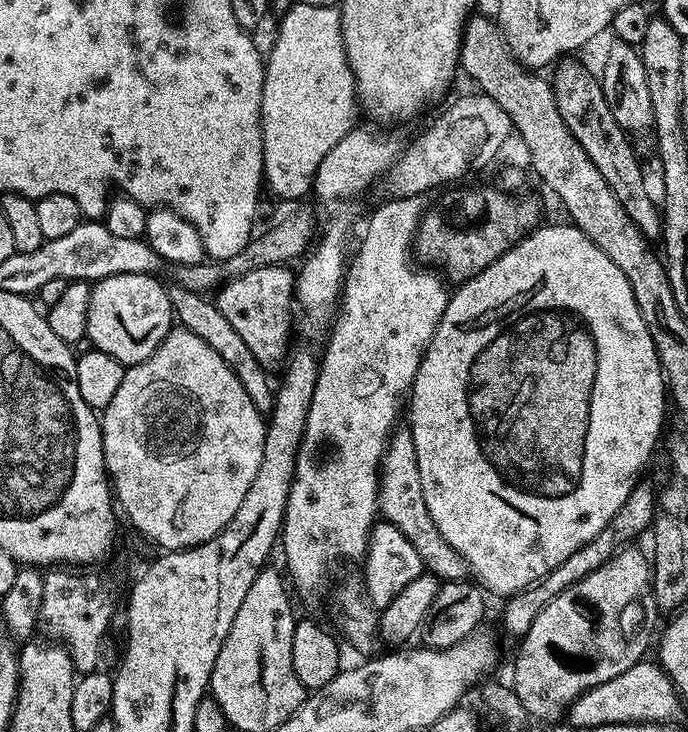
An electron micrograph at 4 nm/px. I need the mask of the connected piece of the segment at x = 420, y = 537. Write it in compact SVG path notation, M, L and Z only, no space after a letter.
M396 444L392 447L392 474L376 474L380 480L376 480L375 500L371 502L371 509L379 514L387 523L394 525L416 548L426 550L432 557L427 557L426 564L433 568L440 575L440 578L452 578L457 575L456 562L458 556L453 552L450 545L444 541L438 527L434 524L434 519L427 510L426 502L423 501L422 482L419 481L419 468L413 456L404 456L404 452L413 452L413 444L400 444L400 456L396 456Z

